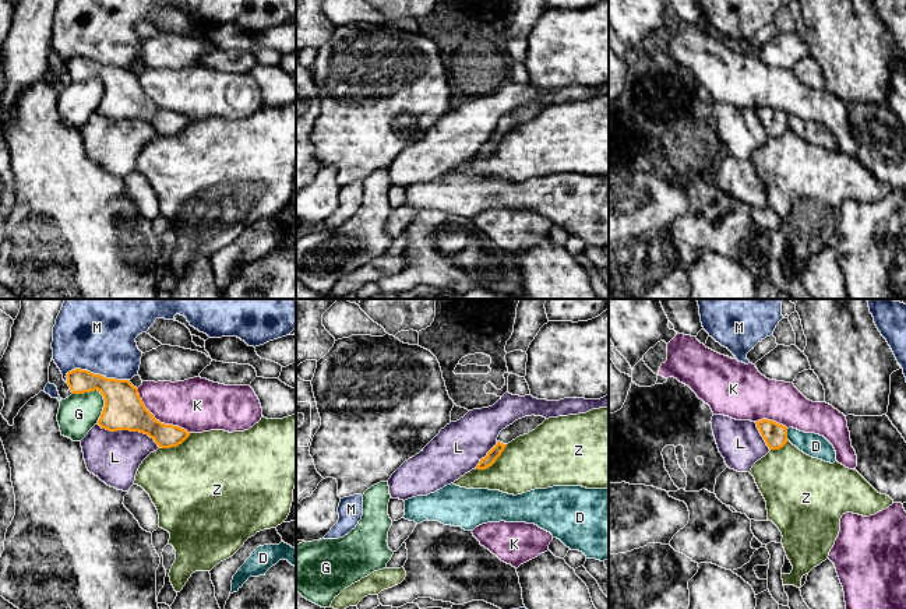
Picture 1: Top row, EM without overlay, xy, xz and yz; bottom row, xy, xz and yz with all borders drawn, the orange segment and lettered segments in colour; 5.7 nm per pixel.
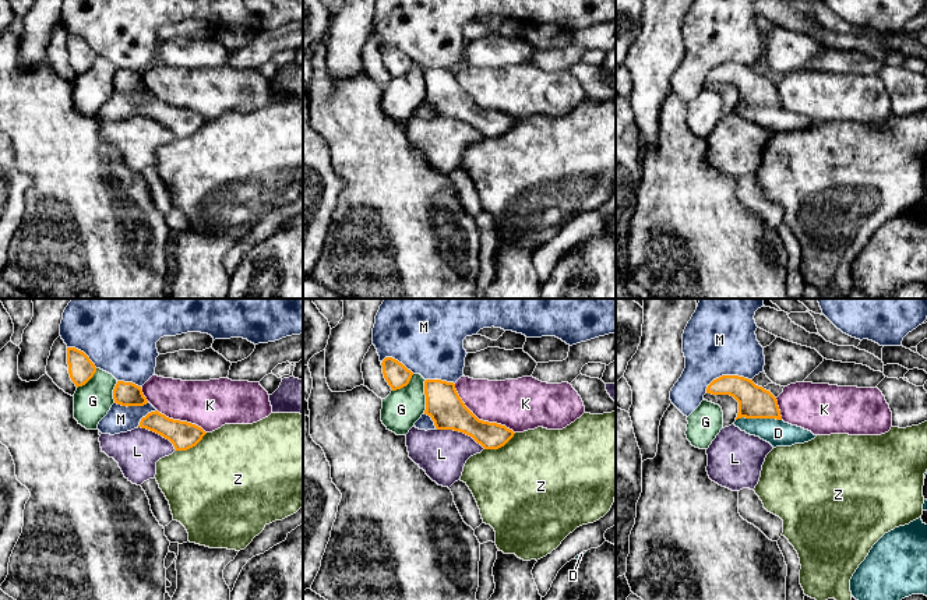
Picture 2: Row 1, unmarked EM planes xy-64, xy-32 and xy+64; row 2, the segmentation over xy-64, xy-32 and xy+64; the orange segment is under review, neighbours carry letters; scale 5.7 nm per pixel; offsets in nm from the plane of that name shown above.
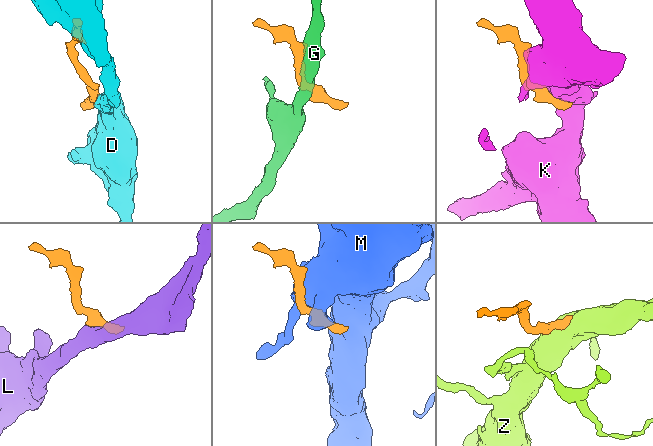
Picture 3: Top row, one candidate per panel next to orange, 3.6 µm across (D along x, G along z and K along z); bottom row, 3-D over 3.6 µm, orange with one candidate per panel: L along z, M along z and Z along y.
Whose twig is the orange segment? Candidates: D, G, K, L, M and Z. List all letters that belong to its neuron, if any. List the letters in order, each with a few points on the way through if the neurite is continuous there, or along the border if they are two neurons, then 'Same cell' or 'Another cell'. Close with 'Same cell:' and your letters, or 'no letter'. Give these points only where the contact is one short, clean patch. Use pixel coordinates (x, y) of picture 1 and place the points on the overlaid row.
D: Another cell
G: Another cell
K: Another cell
L: Another cell
M: Another cell
Z: Boundary: xz (507, 444), (490, 465), (475, 468). Another cell
Same cell: no letter

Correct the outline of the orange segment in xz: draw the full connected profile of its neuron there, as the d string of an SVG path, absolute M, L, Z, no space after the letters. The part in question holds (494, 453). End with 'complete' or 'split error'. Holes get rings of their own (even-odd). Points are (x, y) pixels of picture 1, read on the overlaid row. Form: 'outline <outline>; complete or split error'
outline M525 416L515 420L512 425L503 429L497 437L497 444L487 453L484 458L480 460L476 469L486 469L491 467L496 460L501 455L508 443L519 436L528 434L535 430L539 425L546 420L543 416Z; split error

